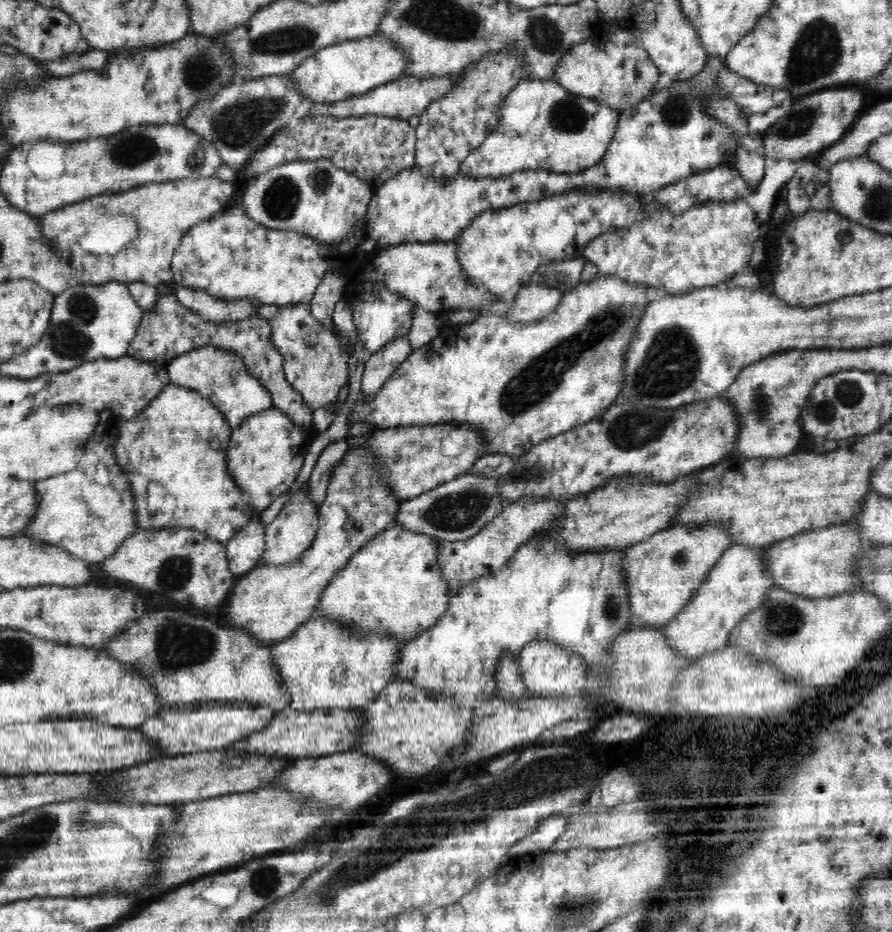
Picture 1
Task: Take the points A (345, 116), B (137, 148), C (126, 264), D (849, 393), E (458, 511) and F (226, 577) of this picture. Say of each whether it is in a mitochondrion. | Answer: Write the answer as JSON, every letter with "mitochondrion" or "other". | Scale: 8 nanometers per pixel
{"A":"other","B":"mitochondrion","C":"other","D":"mitochondrion","E":"mitochondrion","F":"other"}

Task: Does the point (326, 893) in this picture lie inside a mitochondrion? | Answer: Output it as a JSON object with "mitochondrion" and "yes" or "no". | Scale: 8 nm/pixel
{"mitochondrion":"yes"}

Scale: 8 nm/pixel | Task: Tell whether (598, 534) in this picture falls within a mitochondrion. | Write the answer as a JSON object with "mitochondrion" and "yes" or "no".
{"mitochondrion":"no"}

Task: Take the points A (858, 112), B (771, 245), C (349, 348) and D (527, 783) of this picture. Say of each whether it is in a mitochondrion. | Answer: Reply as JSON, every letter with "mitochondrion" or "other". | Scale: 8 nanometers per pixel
{"A":"other","B":"other","C":"other","D":"mitochondrion"}

